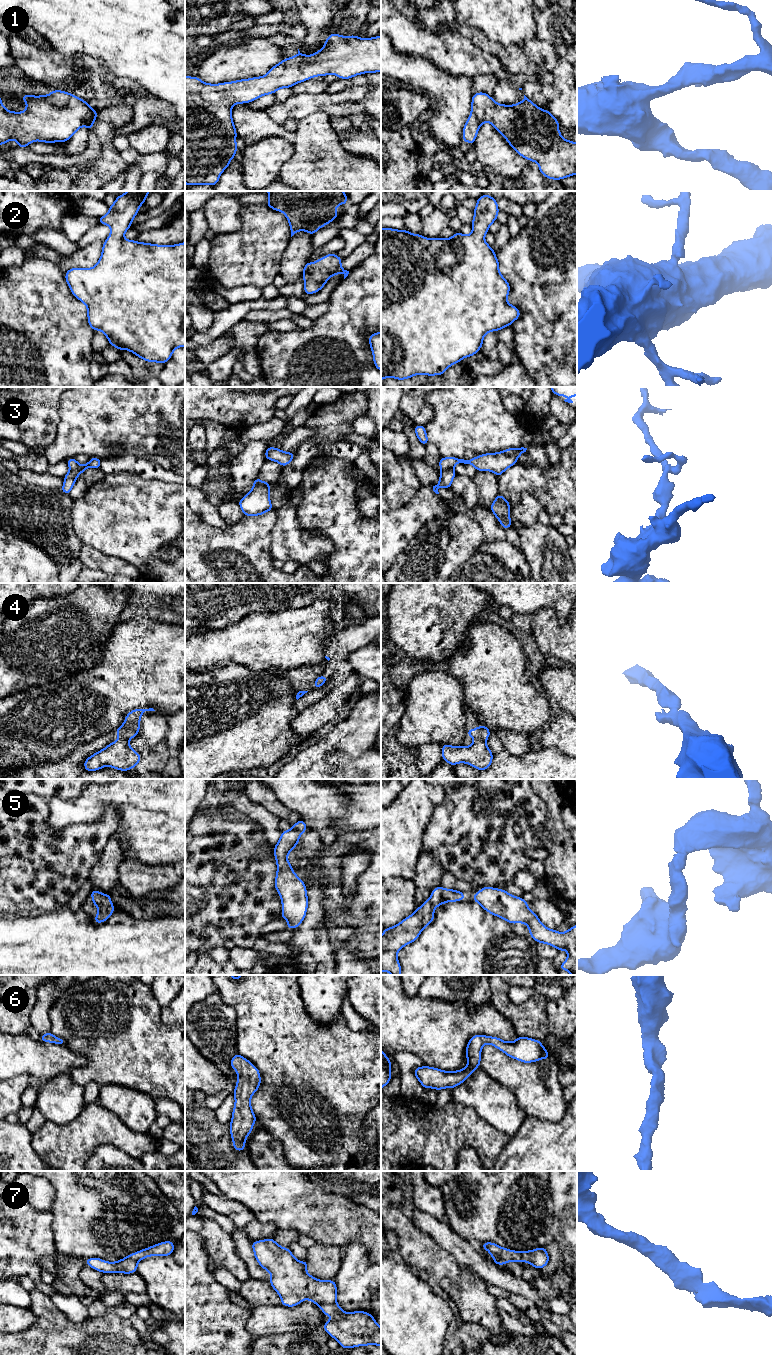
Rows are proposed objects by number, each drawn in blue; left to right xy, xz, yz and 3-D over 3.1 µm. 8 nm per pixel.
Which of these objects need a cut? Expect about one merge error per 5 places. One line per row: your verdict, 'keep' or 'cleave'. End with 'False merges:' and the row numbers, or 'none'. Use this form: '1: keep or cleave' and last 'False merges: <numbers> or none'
1: keep
2: keep
3: cleave
4: cleave
5: keep
6: keep
7: keep
False merges: 3, 4

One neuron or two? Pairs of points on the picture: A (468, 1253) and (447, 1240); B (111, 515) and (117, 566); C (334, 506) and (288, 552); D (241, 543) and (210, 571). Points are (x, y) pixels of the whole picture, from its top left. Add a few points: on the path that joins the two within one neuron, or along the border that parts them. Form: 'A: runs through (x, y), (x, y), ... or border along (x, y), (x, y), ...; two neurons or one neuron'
A: runs through (463, 1249), (452, 1242); one neuron
B: border along (94, 548), (106, 554), (117, 556), (137, 568); two neurons
C: border along (296, 511), (305, 528), (317, 530), (331, 541); two neurons
D: runs through (233, 551), (221, 563), (218, 563); one neuron

